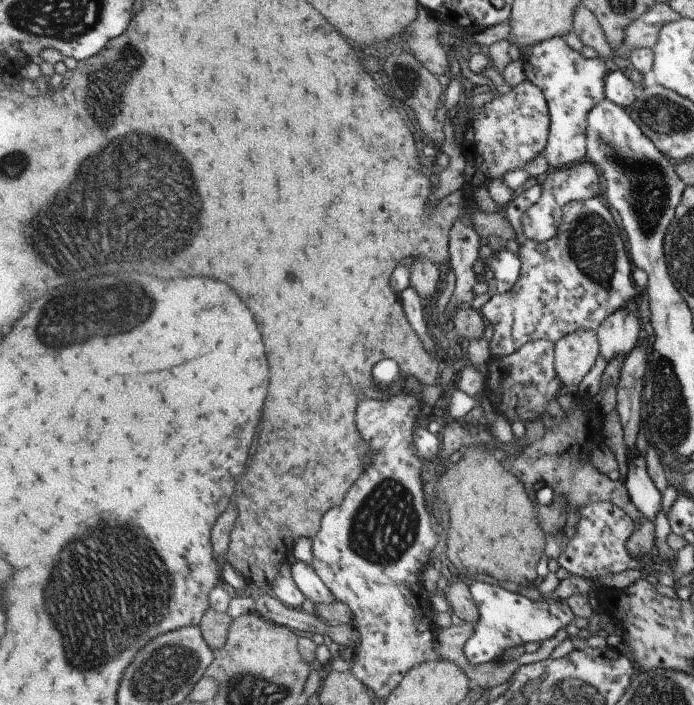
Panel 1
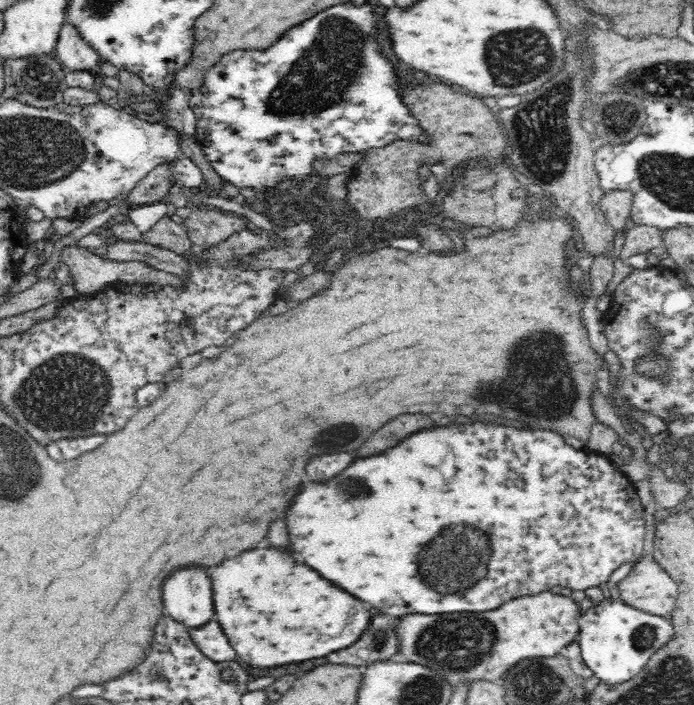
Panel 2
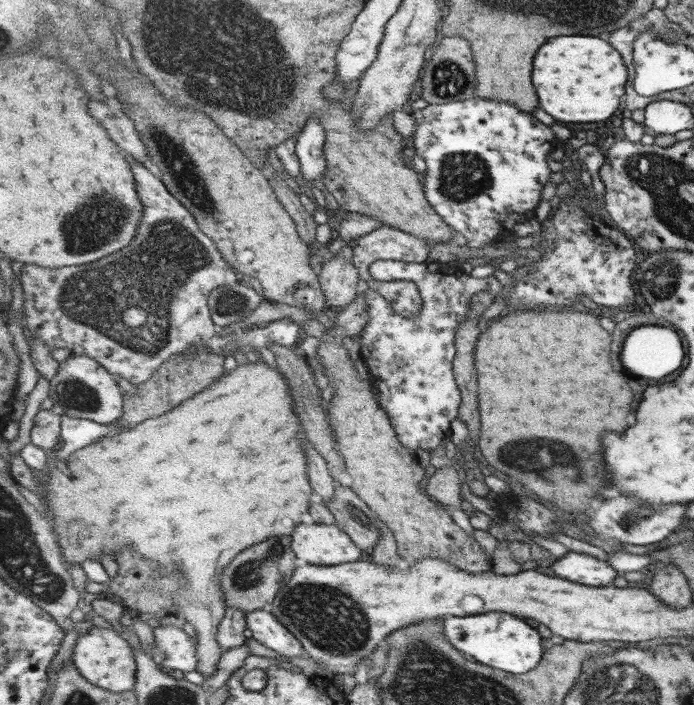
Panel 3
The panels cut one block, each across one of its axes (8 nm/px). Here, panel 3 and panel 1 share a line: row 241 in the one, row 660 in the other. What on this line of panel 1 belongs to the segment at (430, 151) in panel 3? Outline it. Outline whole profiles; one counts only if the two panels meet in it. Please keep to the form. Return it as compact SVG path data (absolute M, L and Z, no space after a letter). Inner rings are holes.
M477 582L470 585L470 589L481 616L479 622L474 624L475 632L464 650L468 662L473 666L499 661L509 648L515 646L523 646L529 642L541 644L553 638L561 628L573 624L573 608L565 606L564 601L533 601L488 582Z

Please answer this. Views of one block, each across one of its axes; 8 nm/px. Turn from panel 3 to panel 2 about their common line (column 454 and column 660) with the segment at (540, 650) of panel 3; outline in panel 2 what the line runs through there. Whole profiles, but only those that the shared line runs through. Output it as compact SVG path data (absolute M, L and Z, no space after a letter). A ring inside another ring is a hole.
M619 599L602 600L580 615L578 640L581 659L602 684L622 684L648 664L652 652L671 637L667 616L654 616Z

